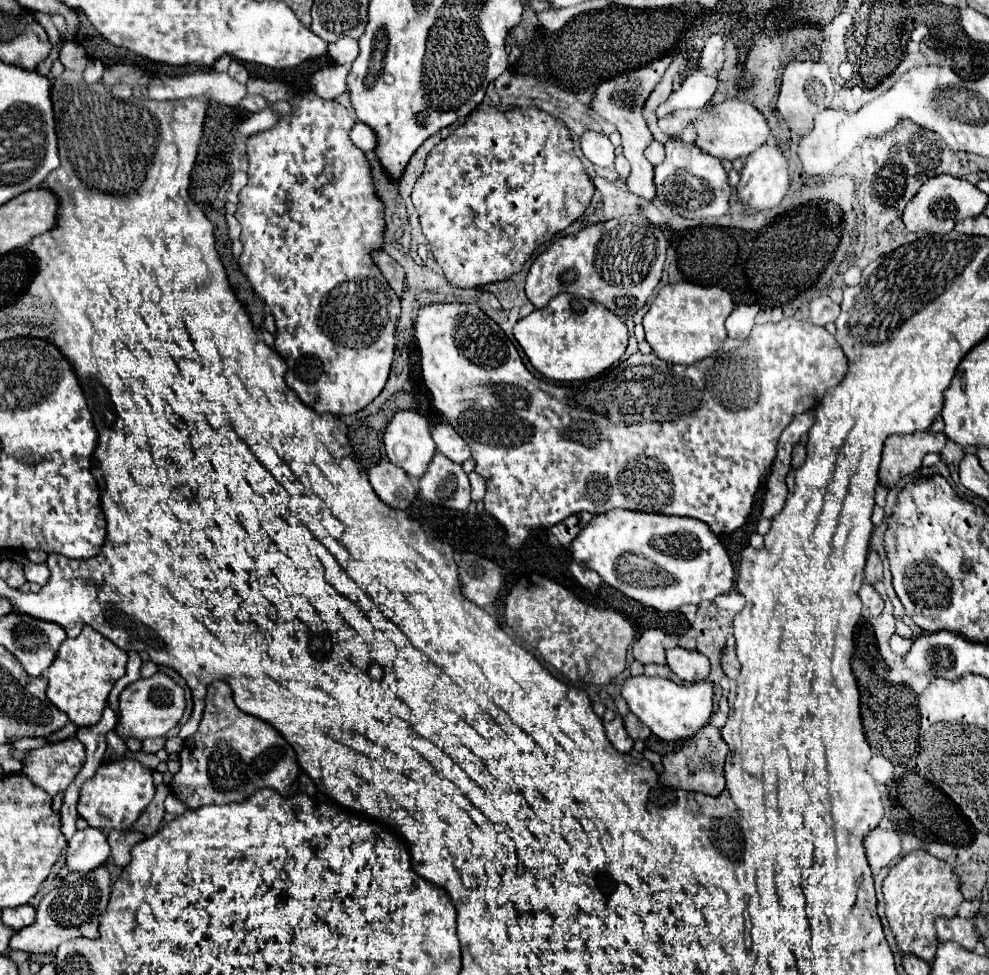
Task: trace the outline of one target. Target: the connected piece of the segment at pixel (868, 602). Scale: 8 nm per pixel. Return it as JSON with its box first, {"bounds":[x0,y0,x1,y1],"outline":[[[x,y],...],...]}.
{"bounds":[859,584,883,617],"outline":[[[863,584],[859,590],[859,598],[870,616],[877,617],[883,612],[883,598],[873,586]]]}

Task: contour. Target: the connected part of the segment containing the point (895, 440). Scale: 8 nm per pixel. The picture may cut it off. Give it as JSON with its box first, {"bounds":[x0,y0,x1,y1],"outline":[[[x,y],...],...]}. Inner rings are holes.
{"bounds":[881,432,947,488],"outline":[[[913,432],[913,434],[895,434],[889,436],[883,448],[881,460],[881,482],[887,488],[893,488],[899,478],[917,472],[921,468],[921,460],[929,452],[941,452],[947,438],[943,432]]]}

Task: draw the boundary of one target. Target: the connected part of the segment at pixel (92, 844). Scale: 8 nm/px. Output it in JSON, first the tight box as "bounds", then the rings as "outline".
{"bounds":[65,828,109,872],"outline":[[[87,828],[75,832],[67,842],[65,866],[73,872],[91,872],[109,860],[107,836],[97,828]]]}

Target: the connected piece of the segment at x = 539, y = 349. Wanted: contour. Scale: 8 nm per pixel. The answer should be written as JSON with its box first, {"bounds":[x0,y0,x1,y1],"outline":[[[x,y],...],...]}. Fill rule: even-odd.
{"bounds":[515,294,627,382],"outline":[[[559,294],[543,310],[535,310],[519,320],[515,324],[515,338],[533,368],[547,380],[579,382],[597,376],[623,356],[627,348],[627,326],[599,302]]]}

